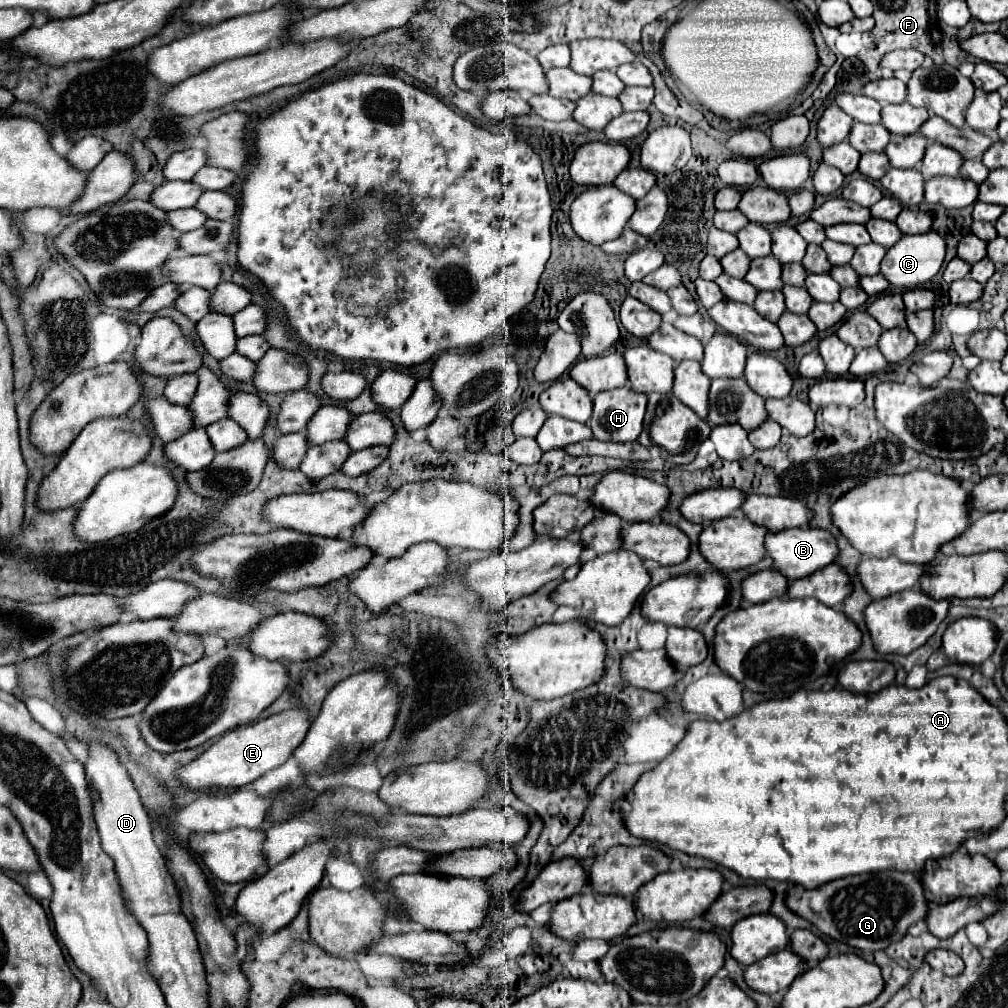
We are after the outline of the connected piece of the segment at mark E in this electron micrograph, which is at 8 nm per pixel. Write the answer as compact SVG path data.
M287 709L283 713L261 719L257 723L237 727L233 731L227 731L217 743L213 743L195 761L179 769L179 777L183 779L183 785L191 789L213 787L213 785L243 787L259 779L267 771L281 767L301 745L309 727L311 727L311 719L307 709Z

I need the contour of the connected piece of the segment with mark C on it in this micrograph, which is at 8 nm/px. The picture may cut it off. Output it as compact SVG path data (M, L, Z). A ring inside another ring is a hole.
M935 231L923 235L903 235L901 241L897 241L891 249L887 249L887 255L881 263L881 273L893 287L911 289L927 283L933 275L937 275L943 265L943 259L945 259L945 239Z

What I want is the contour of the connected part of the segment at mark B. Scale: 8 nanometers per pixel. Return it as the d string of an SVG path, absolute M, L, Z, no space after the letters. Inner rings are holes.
M797 527L797 529L783 529L779 533L769 533L765 539L765 549L767 555L773 559L773 567L783 573L789 581L809 577L811 573L825 569L827 565L835 563L839 555L839 547L833 539L823 539L821 529L811 529L811 527Z

